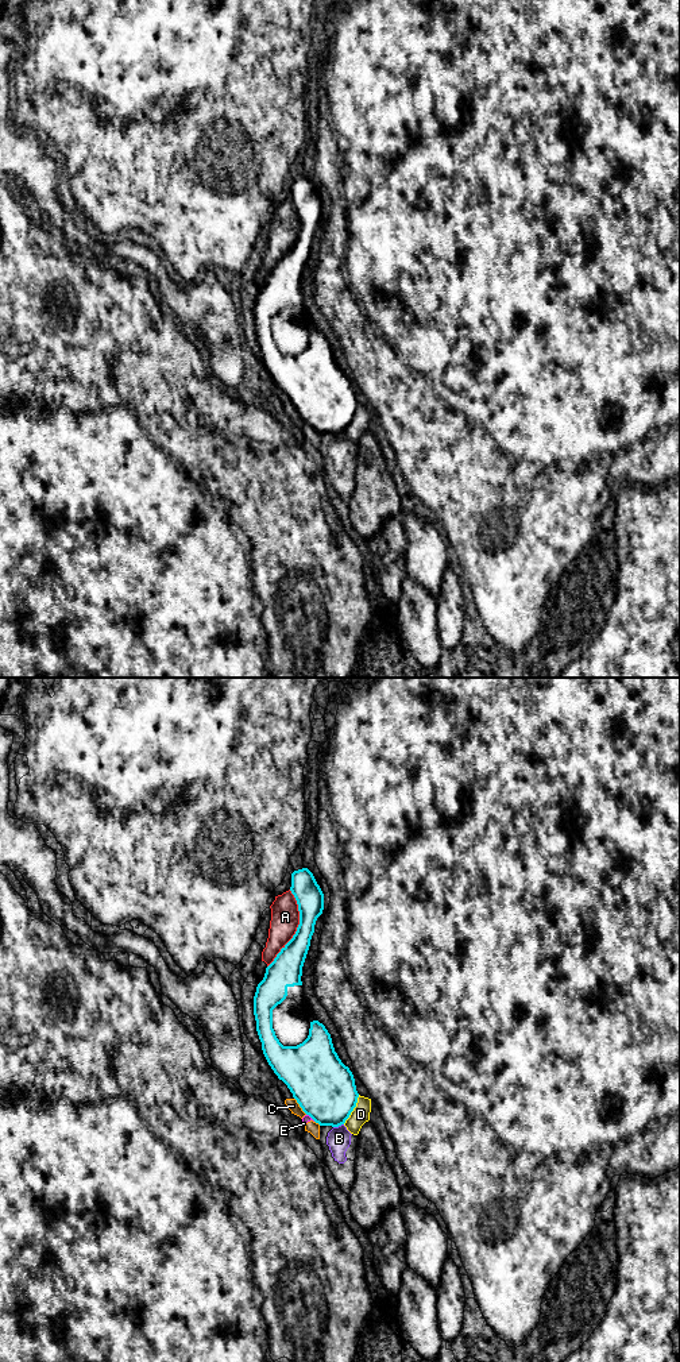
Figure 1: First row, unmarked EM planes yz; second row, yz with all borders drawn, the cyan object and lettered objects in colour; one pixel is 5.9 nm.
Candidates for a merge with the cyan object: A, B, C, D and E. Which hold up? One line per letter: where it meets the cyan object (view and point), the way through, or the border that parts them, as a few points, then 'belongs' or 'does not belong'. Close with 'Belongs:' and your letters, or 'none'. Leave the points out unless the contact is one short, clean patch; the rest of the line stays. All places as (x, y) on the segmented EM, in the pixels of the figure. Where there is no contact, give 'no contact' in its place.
A: contact yz (297, 929); does not belong
B: contact yz (337, 1126); border yz (343, 1123), (333, 1127); does not belong
C: contact yz (300, 1106); does not belong
D: contact yz (352, 1110); does not belong
E: contact yz (310, 1117); border yz (306, 1114), (315, 1121); does not belong
Belongs: none

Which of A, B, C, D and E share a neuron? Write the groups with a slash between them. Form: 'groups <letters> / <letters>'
groups A B C D E

